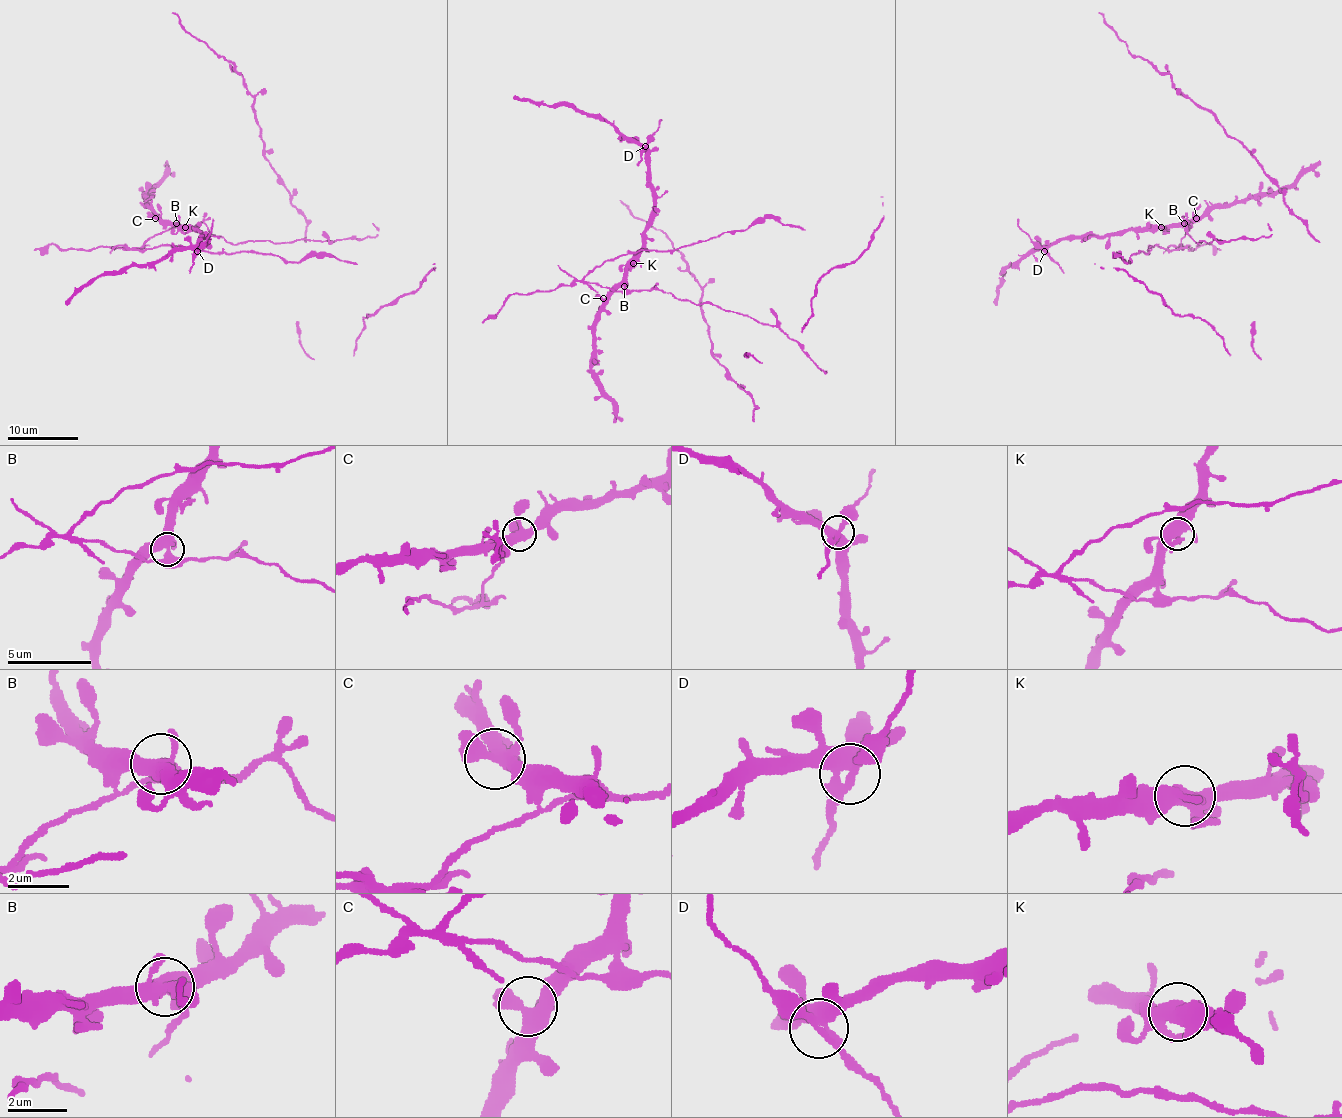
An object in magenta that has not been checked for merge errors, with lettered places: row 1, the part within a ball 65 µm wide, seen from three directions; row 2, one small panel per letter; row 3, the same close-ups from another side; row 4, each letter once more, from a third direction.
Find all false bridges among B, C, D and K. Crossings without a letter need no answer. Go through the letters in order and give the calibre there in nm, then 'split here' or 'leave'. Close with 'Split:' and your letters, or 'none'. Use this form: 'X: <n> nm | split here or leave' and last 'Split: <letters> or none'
B: 460 nm | split here
C: 440 nm | leave
D: 400 nm | split here
K: 480 nm | leave
Split: B, D

